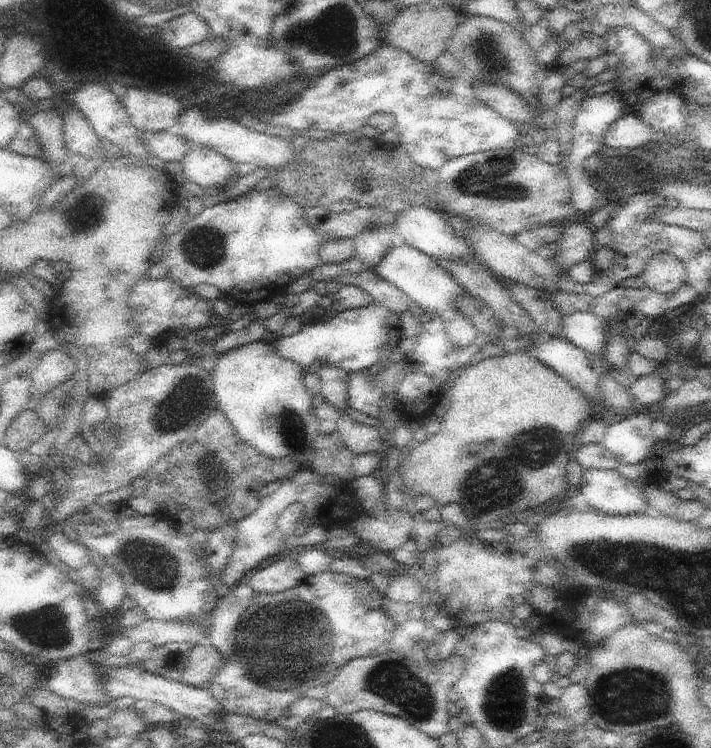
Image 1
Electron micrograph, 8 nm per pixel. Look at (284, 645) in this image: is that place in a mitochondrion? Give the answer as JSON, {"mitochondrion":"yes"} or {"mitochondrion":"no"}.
{"mitochondrion":"yes"}

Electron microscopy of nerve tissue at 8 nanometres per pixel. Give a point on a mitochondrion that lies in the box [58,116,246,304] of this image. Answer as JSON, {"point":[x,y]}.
{"point":[204,247]}

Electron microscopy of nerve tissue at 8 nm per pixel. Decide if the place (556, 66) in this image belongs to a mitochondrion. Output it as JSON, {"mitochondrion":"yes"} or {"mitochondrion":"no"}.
{"mitochondrion":"no"}

